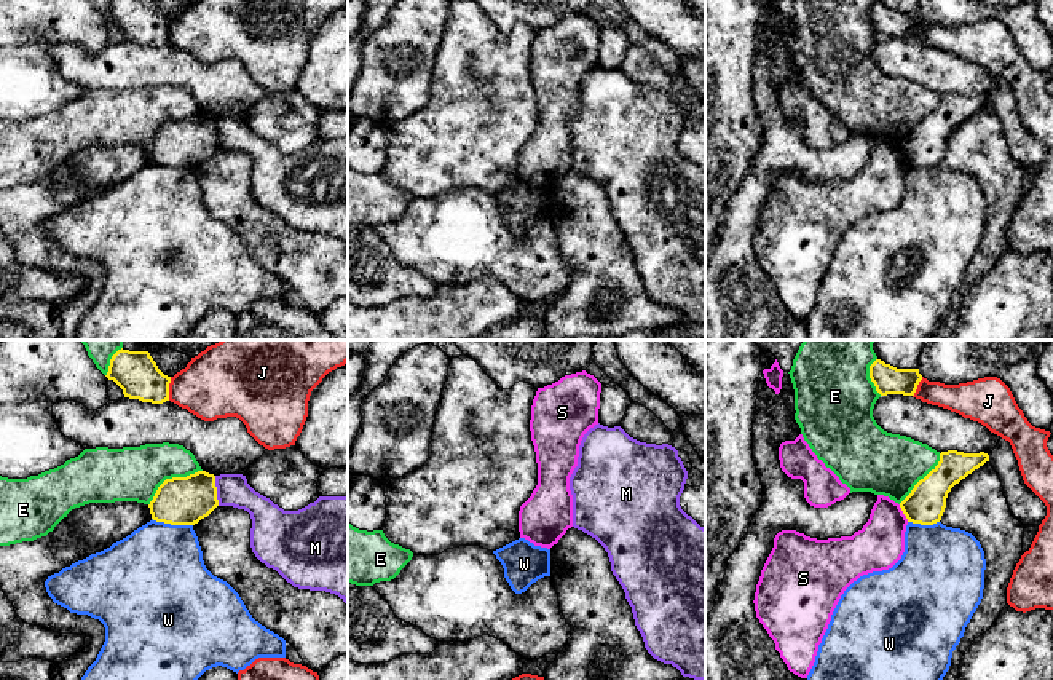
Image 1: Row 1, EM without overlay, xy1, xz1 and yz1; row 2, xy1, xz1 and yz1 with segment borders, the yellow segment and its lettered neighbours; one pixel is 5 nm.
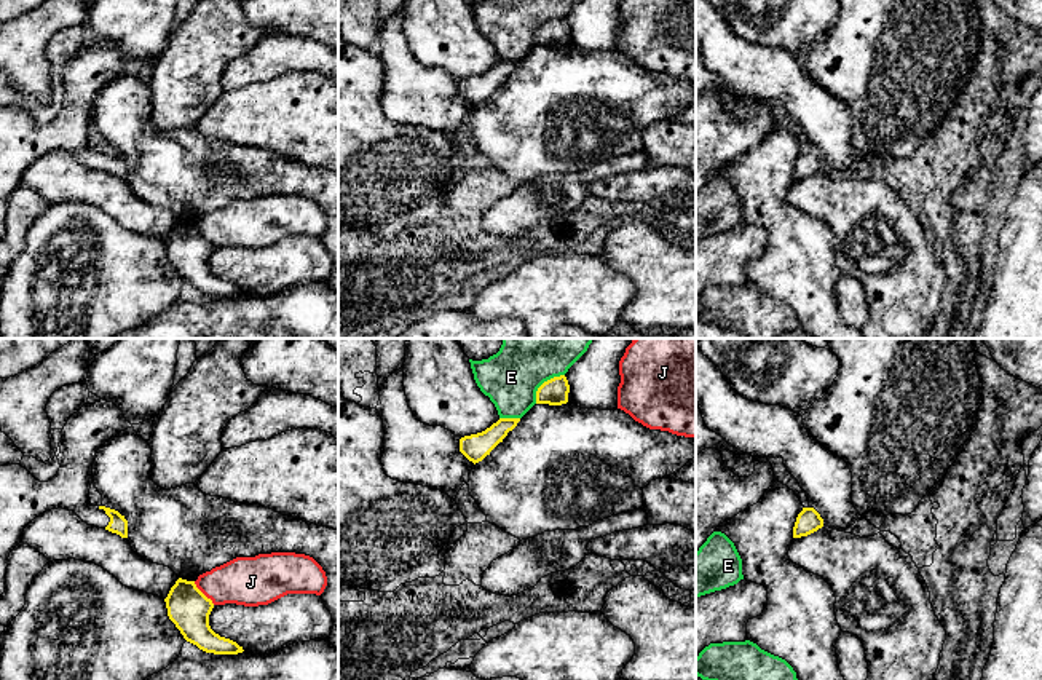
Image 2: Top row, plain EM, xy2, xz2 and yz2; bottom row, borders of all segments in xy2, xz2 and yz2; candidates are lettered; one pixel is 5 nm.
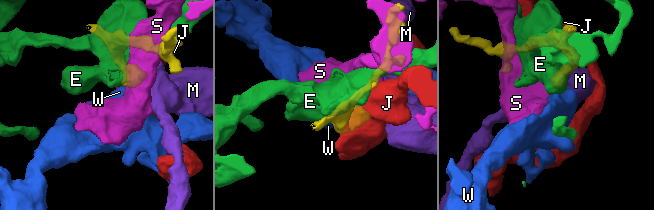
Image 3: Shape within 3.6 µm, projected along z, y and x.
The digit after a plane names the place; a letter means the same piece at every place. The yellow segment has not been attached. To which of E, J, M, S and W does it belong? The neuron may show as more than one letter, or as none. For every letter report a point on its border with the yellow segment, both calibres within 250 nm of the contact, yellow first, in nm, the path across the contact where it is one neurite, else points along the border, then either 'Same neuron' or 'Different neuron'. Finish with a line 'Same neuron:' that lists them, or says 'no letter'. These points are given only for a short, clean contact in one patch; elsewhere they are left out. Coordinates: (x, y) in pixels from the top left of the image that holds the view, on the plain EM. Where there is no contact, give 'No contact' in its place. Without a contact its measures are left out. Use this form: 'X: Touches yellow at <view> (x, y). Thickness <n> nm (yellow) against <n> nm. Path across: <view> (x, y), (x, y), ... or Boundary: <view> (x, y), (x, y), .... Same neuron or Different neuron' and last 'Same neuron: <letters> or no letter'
E: Touches yellow at xy1 (173, 120). Thickness 240 nm (yellow) against 280 nm. Different neuron
J: Touches yellow at xy2 (201, 235). Thickness 220 nm (yellow) against 240 nm. Different neuron
M: Touches yellow at xy1 (216, 133). Thickness 240 nm (yellow) against 160 nm. Boundary: xy1 (214, 118), (219, 147). Different neuron
S: Touches yellow at yz1 (903, 155). Thickness 200 nm (yellow) against 240 nm. Different neuron
W: Touches yellow at xy1 (173, 166). Thickness 240 nm (yellow) against 460 nm. Boundary: xy1 (152, 160), (161, 165), (192, 168). Different neuron
Same neuron: no letter

